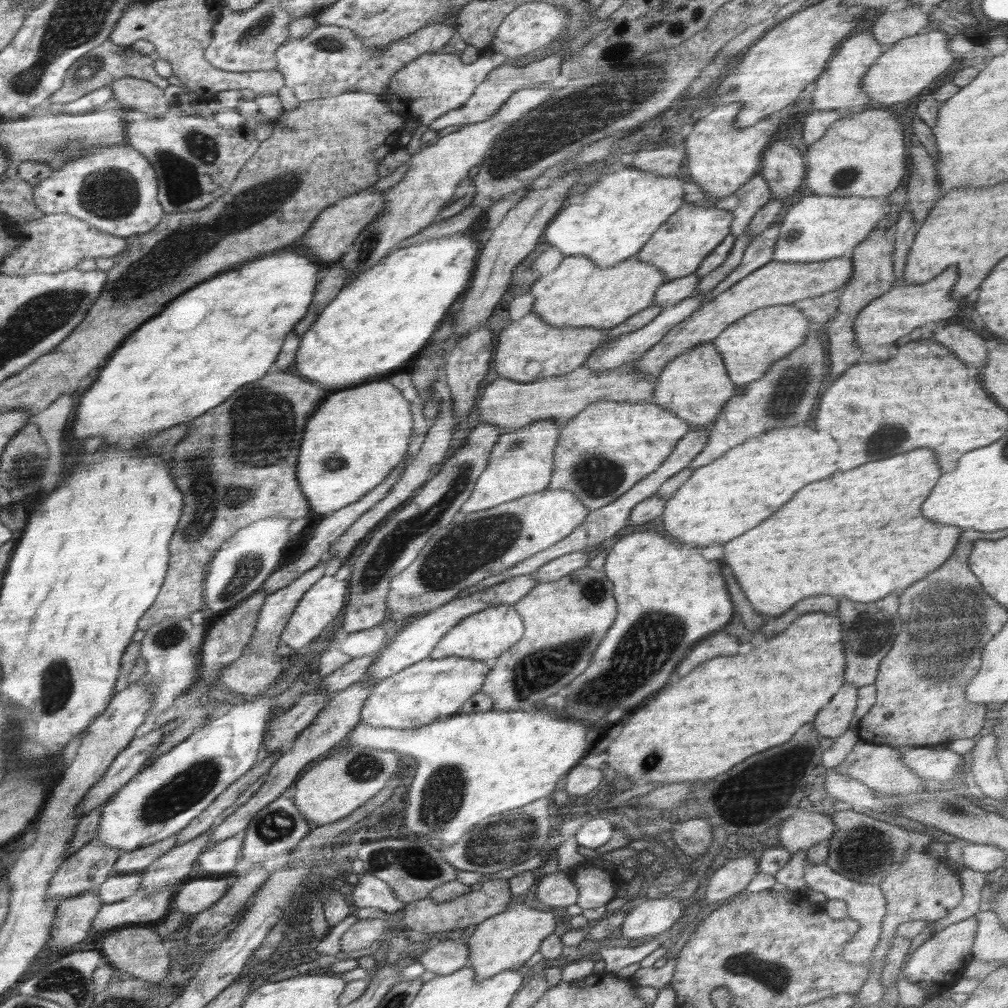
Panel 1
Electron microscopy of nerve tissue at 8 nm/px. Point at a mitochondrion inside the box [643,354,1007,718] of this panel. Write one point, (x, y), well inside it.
(948, 618)

